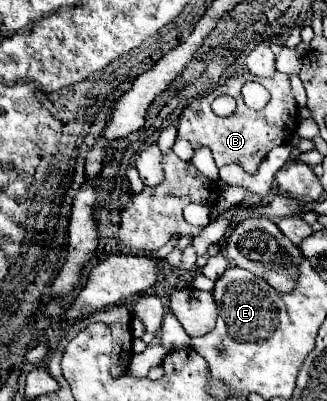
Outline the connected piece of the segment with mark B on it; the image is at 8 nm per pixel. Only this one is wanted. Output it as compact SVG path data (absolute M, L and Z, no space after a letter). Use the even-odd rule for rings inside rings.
M276 72L274 78L258 78L254 74L240 74L236 78L230 78L226 80L224 84L216 86L212 92L208 92L206 96L200 96L196 100L192 100L184 112L180 114L180 124L178 124L178 138L184 138L192 144L192 148L200 148L200 146L206 146L212 150L212 158L216 162L218 168L226 166L226 164L238 164L242 166L248 174L256 174L260 162L266 158L266 154L274 148L274 138L282 138L282 130L288 132L288 126L294 126L296 130L296 122L298 120L298 106L294 102L294 96L292 96L292 90L290 90L290 78ZM246 80L256 80L260 82L272 96L272 100L262 108L262 110L250 110L244 100L242 100L242 94L240 94L240 88ZM222 94L230 94L236 98L238 102L238 108L232 116L228 118L218 118L210 104L214 98L222 96ZM282 122L286 128L282 128Z

